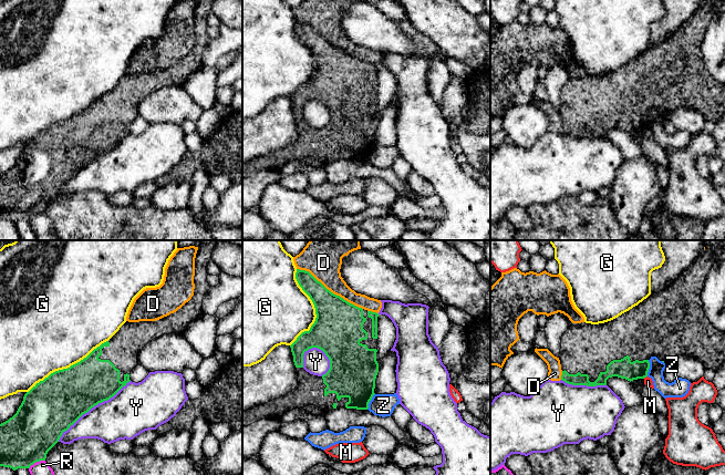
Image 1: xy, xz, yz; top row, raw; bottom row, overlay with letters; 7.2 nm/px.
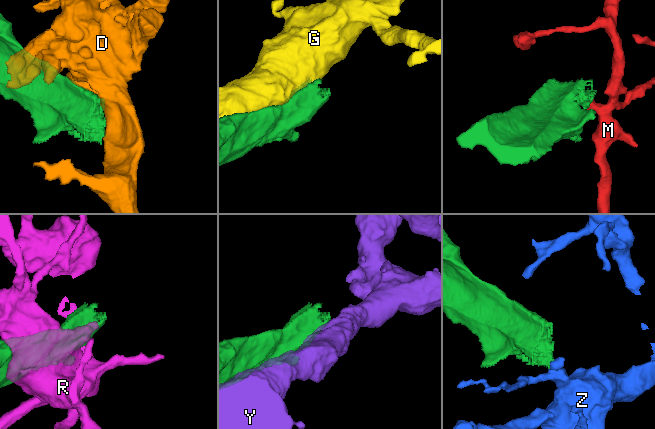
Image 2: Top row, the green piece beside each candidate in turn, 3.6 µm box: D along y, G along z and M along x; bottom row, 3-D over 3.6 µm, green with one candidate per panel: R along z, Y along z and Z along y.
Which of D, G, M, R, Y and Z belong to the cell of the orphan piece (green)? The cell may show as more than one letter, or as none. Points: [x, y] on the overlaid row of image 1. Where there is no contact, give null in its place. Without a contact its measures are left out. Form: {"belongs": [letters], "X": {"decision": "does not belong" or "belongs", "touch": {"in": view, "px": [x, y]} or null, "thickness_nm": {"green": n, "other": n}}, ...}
{"belongs": [], "D": {"decision": "does not belong", "touch": {"in": "xz", "px": [329, 290]}, "thickness_nm": {"green": 340, "other": 280}}, "G": {"decision": "does not belong", "touch": {"in": "xy", "px": [68, 368]}, "thickness_nm": {"green": 380, "other": 480}}, "M": {"decision": "does not belong", "touch": {"in": "yz", "px": [644, 377]}, "thickness_nm": {"green": 140, "other": 60}}, "R": {"decision": "does not belong", "touch": {"in": "xy", "px": [35, 462]}, "thickness_nm": {"green": 380, "other": 100}}, "Y": {"decision": "does not belong", "touch": {"in": "xy", "px": [92, 406]}, "thickness_nm": {"green": 380, "other": 340}}, "Z": {"decision": "does not belong", "touch": {"in": "yz", "px": [649, 368]}, "thickness_nm": {"green": 140, "other": 120}}}

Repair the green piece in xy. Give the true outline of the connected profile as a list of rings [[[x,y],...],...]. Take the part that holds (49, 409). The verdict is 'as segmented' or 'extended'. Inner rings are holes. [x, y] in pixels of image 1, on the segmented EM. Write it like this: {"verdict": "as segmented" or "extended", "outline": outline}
{"verdict": "extended", "outline": [[[198,246],[194,296],[180,309],[156,321],[126,321],[108,341],[94,349],[86,358],[68,369],[51,373],[24,394],[17,413],[0,424],[0,466],[15,471],[30,468],[34,463],[45,461],[48,452],[71,425],[99,403],[113,397],[131,381],[130,373],[138,365],[138,354],[148,342],[164,334],[184,334],[189,323],[204,314],[203,299],[210,289],[206,266],[211,259],[214,246]]]}

